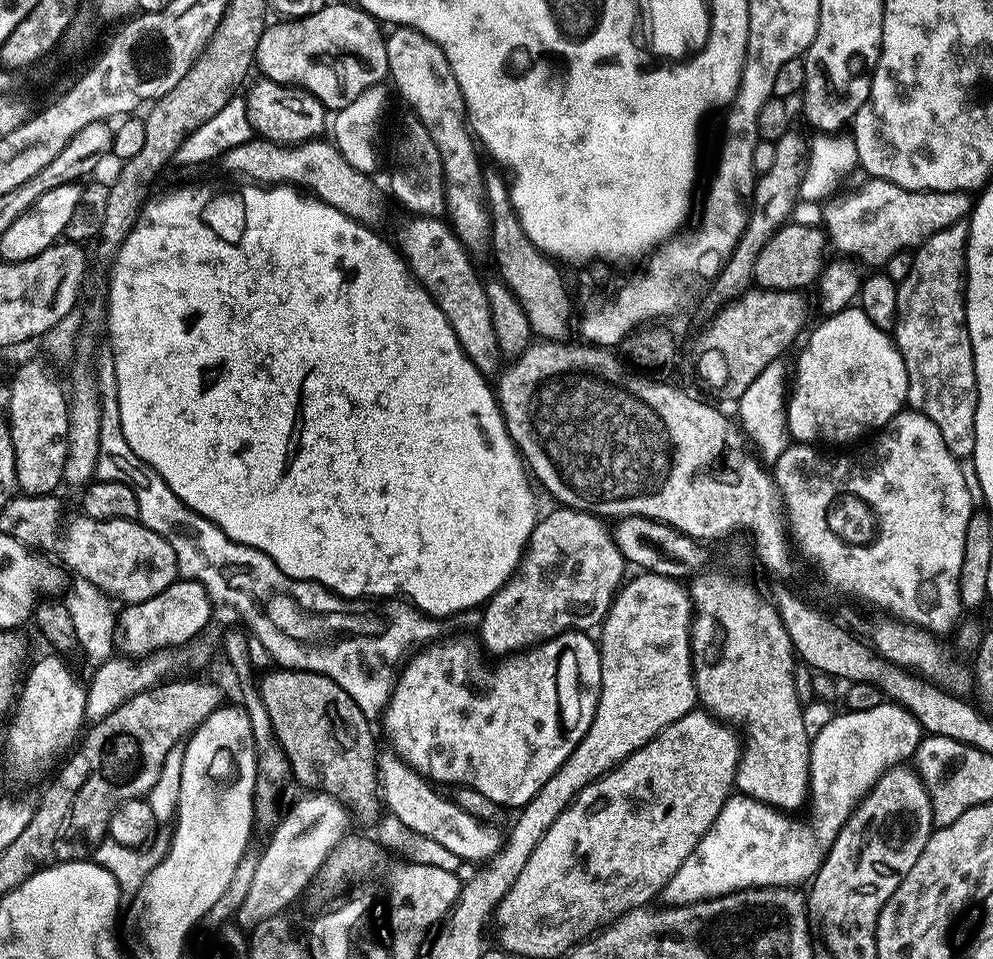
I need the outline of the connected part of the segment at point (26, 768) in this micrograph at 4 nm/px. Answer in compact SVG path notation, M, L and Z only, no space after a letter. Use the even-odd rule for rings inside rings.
M48 655L42 657L33 668L31 665L27 669L10 716L12 725L8 728L8 768L16 780L47 777L61 763L65 753L77 743L86 724L84 711L88 693L85 685L76 681L75 674L60 661L63 659L59 655Z

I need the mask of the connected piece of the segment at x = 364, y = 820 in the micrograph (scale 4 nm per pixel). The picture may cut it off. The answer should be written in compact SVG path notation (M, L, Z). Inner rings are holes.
M272 670L265 676L268 677L258 684L262 702L270 716L273 735L289 760L291 779L297 780L306 788L304 790L331 795L360 825L377 825L382 816L378 751L371 728L373 725L363 710L336 682L315 670Z

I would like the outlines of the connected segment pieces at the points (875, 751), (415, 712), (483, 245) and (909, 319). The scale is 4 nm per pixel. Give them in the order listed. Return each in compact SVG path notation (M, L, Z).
M882 702L873 709L868 709L865 712L853 712L849 710L842 711L841 716L836 716L820 733L813 735L810 740L810 751L808 753L808 790L810 793L810 808L812 804L812 813L809 814L808 820L795 820L795 815L789 814L787 811L779 808L771 808L769 804L763 804L761 800L755 800L743 794L729 795L728 801L722 806L722 810L718 814L718 818L710 826L710 830L698 842L698 846L686 858L686 862L682 862L682 866L678 866L678 870L666 882L662 893L662 900L665 905L689 905L697 904L700 901L714 900L721 897L740 894L746 890L777 890L791 889L793 886L803 885L802 882L811 881L812 877L820 868L820 863L828 857L830 846L838 838L838 834L842 830L842 826L852 817L852 812L860 805L860 801L868 795L868 791L875 786L882 778L884 772L888 772L894 767L903 765L905 762L911 761L916 755L916 748L919 746L922 739L922 729L920 724L914 718L912 712L908 712L900 704L891 702Z
M584 630L562 632L560 635L552 637L551 640L537 643L527 650L521 650L501 659L504 661L497 666L496 672L491 672L484 665L485 653L475 639L472 641L467 640L464 636L456 636L453 640L440 640L437 644L422 649L401 672L399 669L391 696L383 708L384 732L388 735L389 742L392 743L391 751L399 756L408 767L437 785L452 784L451 786L473 788L478 790L478 794L486 794L486 798L490 798L490 802L499 804L505 809L519 810L523 808L526 802L530 802L530 798L534 798L534 794L538 794L538 790L542 790L542 786L555 774L558 766L562 766L562 762L566 762L566 758L570 758L574 746L578 746L578 742L582 742L590 722L596 716L596 707L600 697L600 650L597 641L593 637L591 640L588 636L591 635Z
M403 26L393 27L391 31L384 41L388 76L396 83L401 98L412 107L411 115L426 126L430 138L434 138L434 146L438 146L444 171L447 223L469 253L487 253L492 242L492 218L488 215L488 200L484 197L485 169L480 168L481 153L468 127L468 111L458 78L454 78L454 70L450 70L446 54L442 54L440 47L426 38L426 34Z
M968 220L954 222L954 226L946 226L946 230L938 230L919 248L915 249L910 274L899 281L896 293L896 327L894 343L902 354L902 362L908 375L908 404L913 409L923 412L938 430L942 430L942 442L946 442L946 450L957 458L971 457L976 441L976 371L974 370L974 354L966 322L964 309L964 285L966 283L966 253L968 250Z

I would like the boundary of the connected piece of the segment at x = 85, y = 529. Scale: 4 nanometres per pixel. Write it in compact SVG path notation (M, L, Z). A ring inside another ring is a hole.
M56 494L51 496L13 495L12 499L2 508L5 518L12 520L6 525L8 535L33 550L53 548L60 555L59 563L65 569L73 568L73 573L76 576L81 576L92 582L108 596L125 605L146 602L150 598L162 594L162 590L166 590L178 579L174 550L170 546L170 542L166 542L166 538L154 534L154 530L150 530L145 524L134 520L95 520L83 514L77 514L73 520L67 520L58 497L59 495Z

